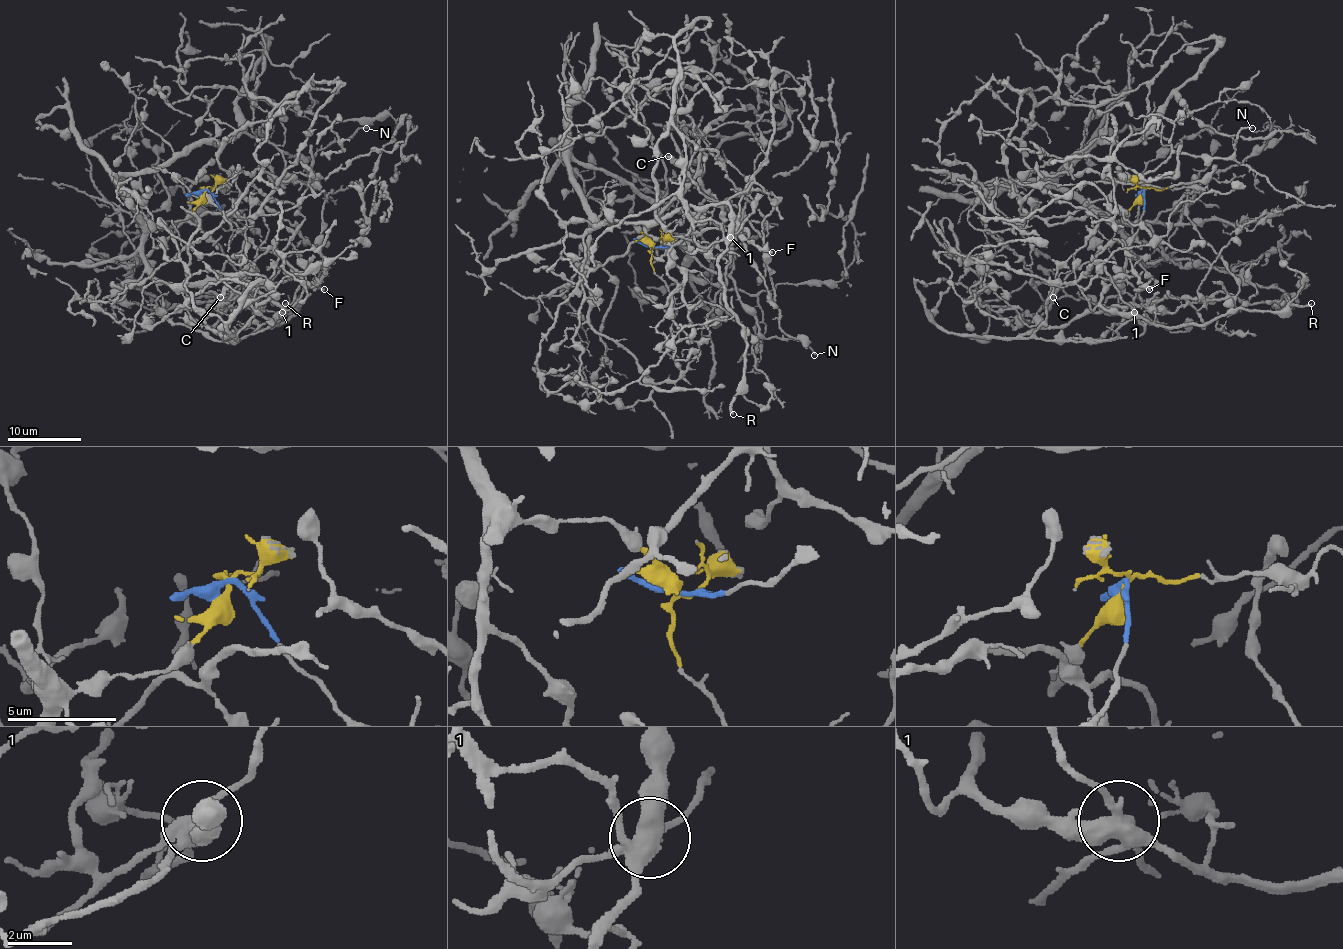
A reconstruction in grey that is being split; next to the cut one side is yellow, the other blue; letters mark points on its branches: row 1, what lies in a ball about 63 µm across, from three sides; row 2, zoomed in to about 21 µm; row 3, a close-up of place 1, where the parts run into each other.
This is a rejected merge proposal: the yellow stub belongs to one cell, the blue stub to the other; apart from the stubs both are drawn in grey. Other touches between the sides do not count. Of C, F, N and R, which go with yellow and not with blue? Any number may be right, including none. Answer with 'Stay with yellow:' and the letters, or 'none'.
Stay with yellow: N, R

